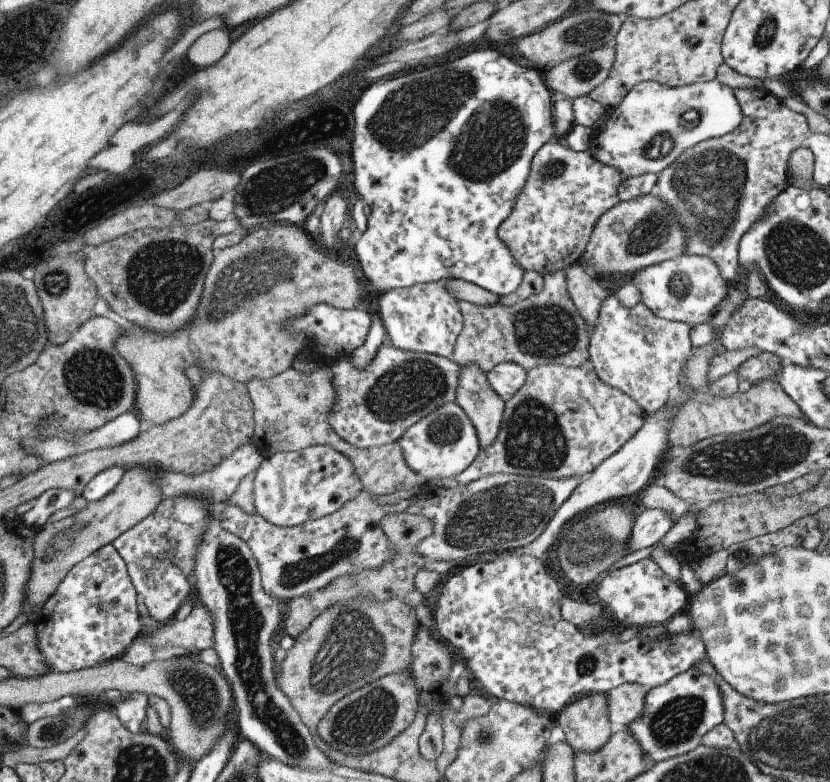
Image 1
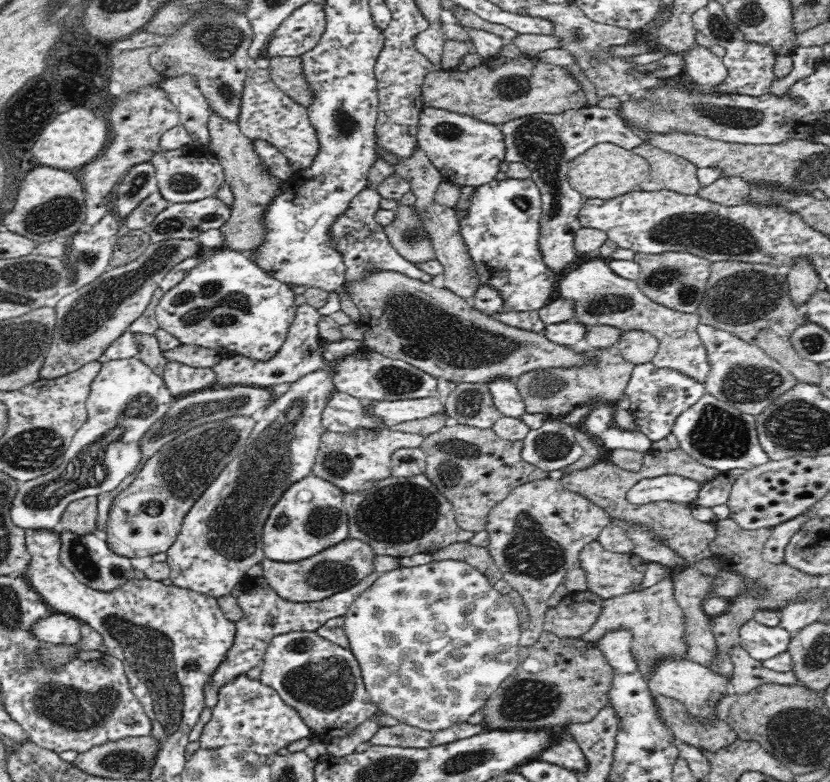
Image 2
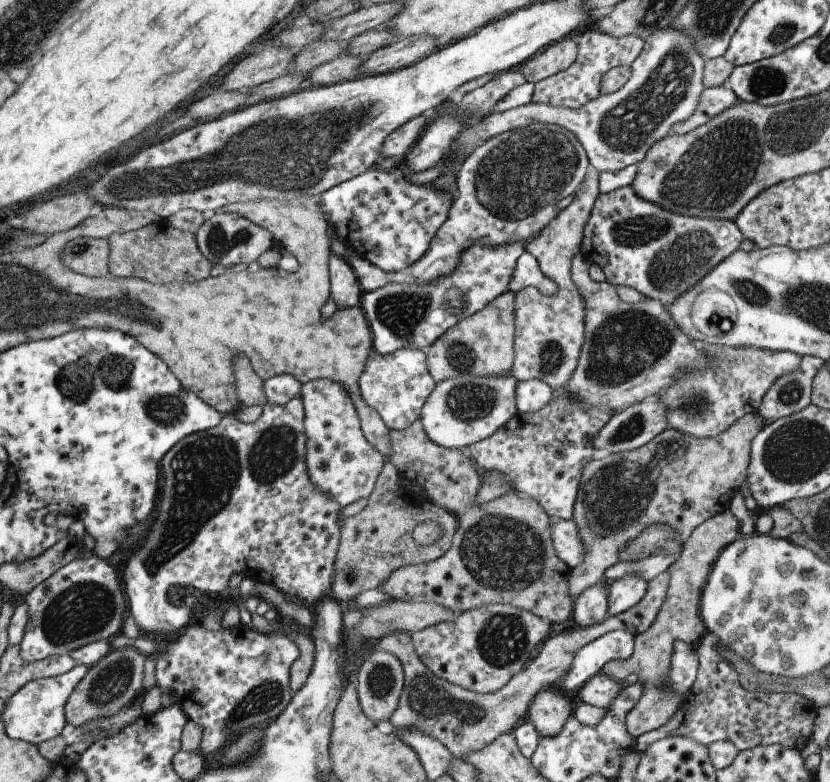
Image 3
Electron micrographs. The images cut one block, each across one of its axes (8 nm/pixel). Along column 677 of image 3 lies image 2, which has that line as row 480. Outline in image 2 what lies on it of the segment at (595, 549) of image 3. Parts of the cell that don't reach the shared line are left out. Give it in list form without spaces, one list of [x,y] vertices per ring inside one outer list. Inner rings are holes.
[[[449,422],[442,430],[423,437],[421,450],[426,455],[425,474],[434,486],[452,503],[456,522],[460,528],[480,532],[485,530],[487,516],[501,500],[504,500],[514,488],[549,478],[549,474],[522,459],[522,440],[508,440],[500,438],[493,428],[480,429],[458,422]]]

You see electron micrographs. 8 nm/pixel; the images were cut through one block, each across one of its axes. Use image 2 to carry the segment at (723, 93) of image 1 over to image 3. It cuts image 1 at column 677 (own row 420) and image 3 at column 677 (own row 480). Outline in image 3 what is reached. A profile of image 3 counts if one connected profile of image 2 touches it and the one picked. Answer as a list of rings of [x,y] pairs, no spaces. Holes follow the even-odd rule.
[[[661,29],[650,36],[642,47],[641,54],[631,65],[631,76],[628,82],[616,92],[598,96],[586,102],[582,108],[571,110],[564,106],[544,104],[544,102],[498,112],[488,116],[486,120],[468,126],[450,146],[454,154],[448,154],[446,168],[454,168],[454,164],[462,164],[486,140],[503,134],[508,130],[526,128],[534,122],[562,126],[570,130],[584,148],[589,165],[599,173],[618,171],[630,165],[636,166],[656,142],[672,134],[672,126],[690,118],[698,108],[706,86],[704,86],[705,60],[696,54],[692,40],[678,30]]]

